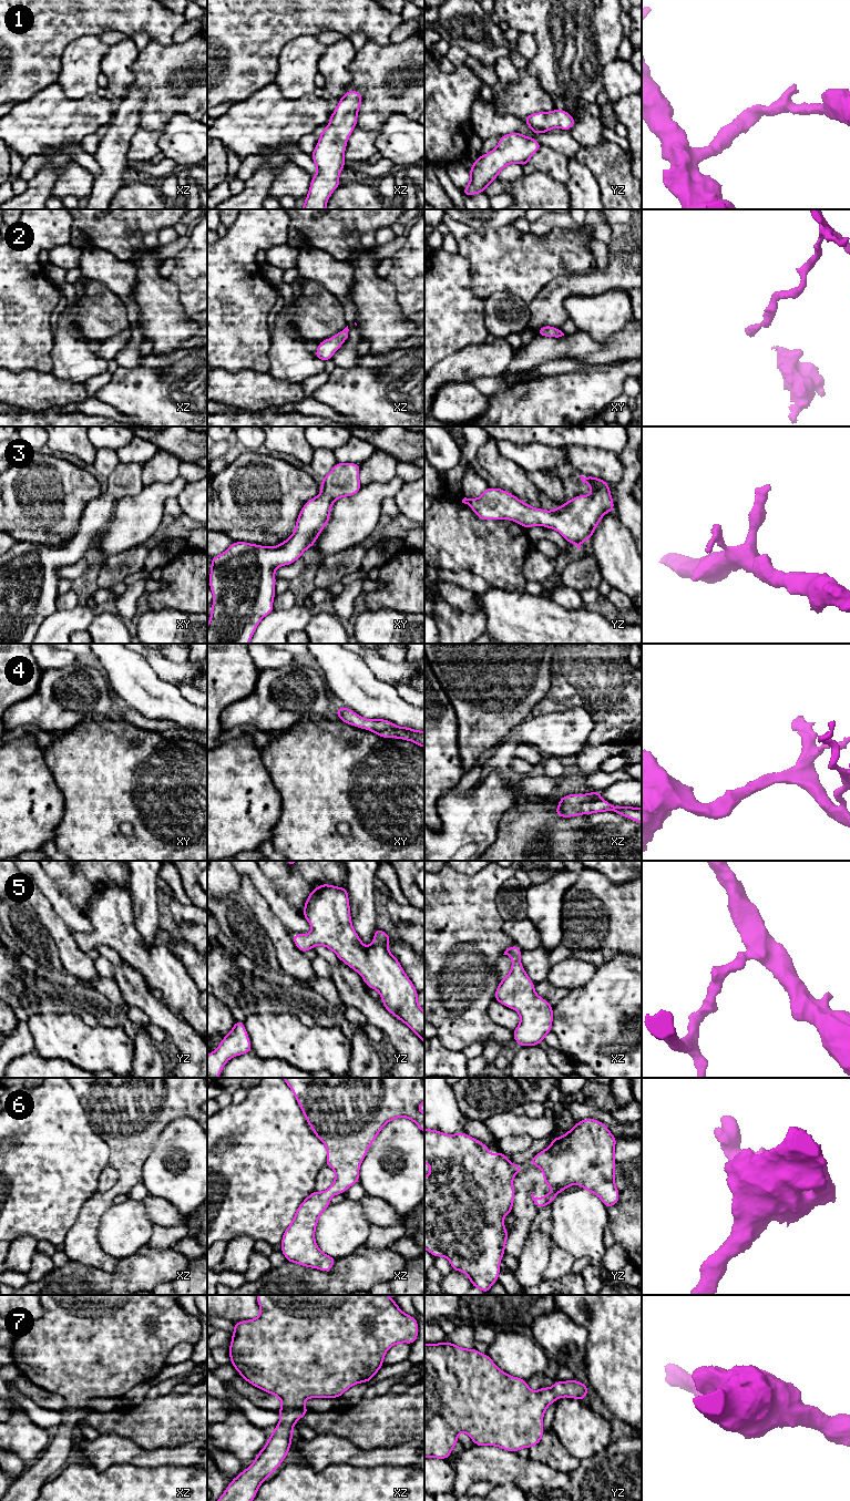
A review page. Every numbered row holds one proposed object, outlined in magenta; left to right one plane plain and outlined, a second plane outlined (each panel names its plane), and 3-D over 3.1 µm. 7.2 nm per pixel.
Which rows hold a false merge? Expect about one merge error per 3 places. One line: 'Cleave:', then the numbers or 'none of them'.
Cleave: none of them

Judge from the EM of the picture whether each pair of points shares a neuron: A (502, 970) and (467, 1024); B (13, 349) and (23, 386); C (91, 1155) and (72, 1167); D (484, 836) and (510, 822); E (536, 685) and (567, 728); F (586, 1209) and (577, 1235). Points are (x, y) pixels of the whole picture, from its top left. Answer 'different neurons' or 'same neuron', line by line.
A: different neurons
B: different neurons
C: same neuron
D: different neurons
E: different neurons
F: same neuron

